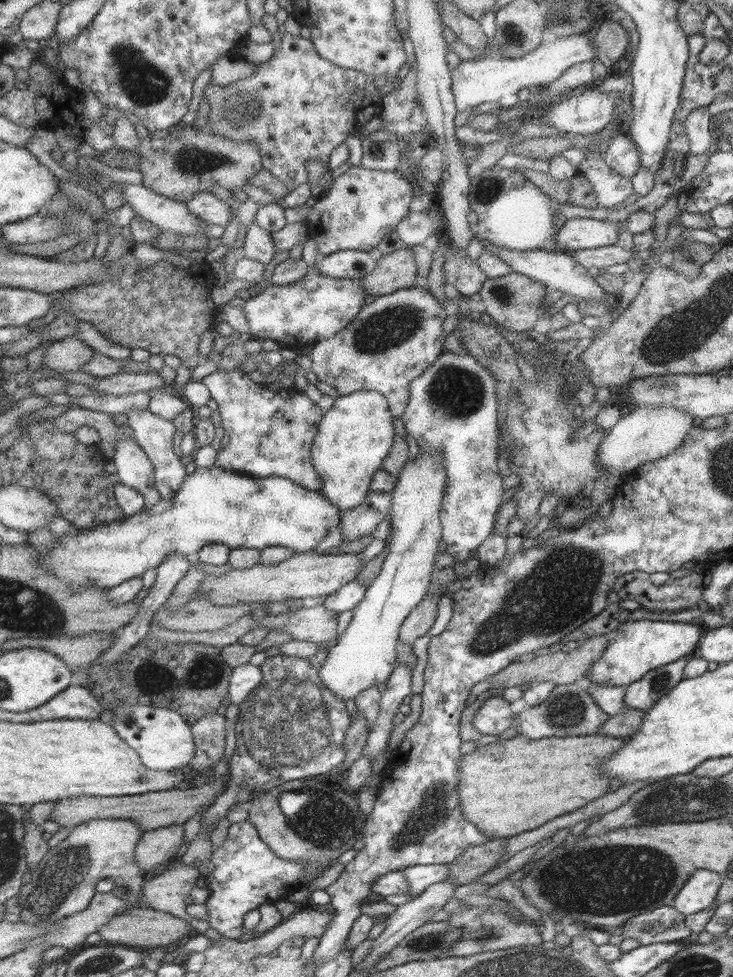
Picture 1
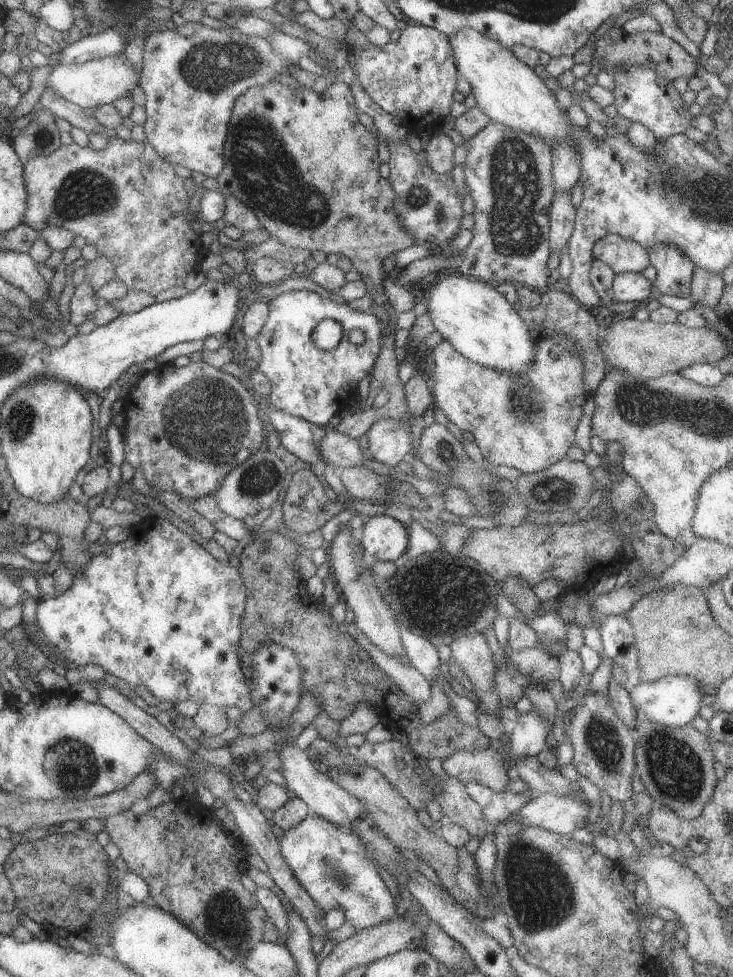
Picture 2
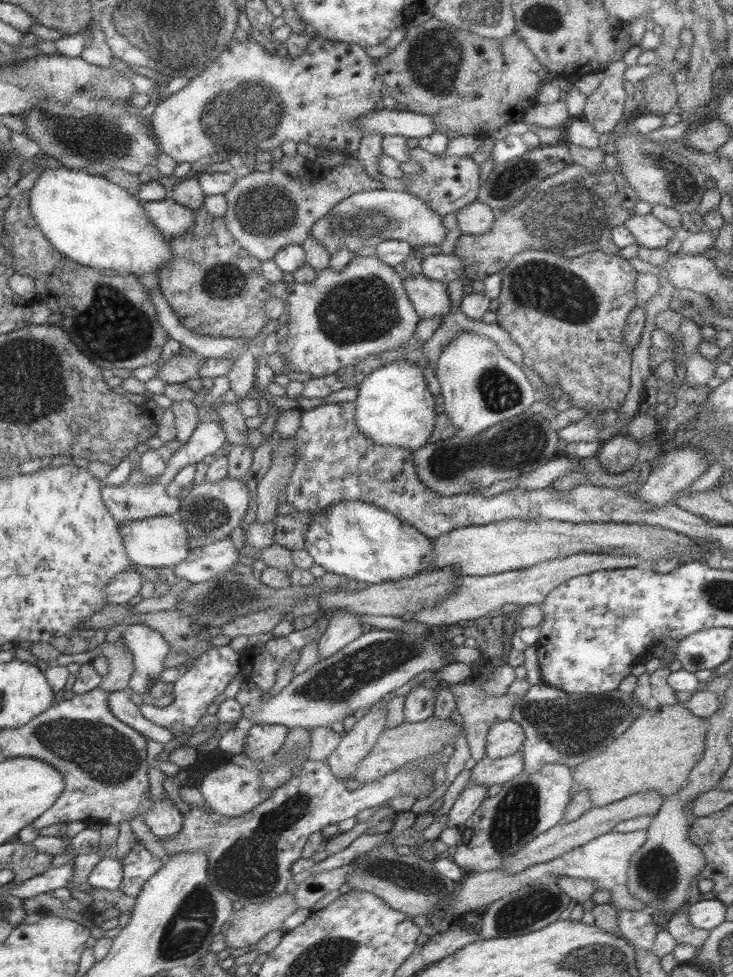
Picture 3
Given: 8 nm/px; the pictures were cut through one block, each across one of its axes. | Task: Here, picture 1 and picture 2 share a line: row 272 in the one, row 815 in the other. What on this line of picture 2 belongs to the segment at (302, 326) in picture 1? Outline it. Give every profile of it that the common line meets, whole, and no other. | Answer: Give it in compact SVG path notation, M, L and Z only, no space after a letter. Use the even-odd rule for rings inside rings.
M313 813L305 816L299 824L283 831L279 838L279 854L289 866L293 878L309 894L318 908L327 913L339 908L355 930L378 926L379 923L396 917L397 906L383 880L369 858L367 848L345 826L331 824Z

